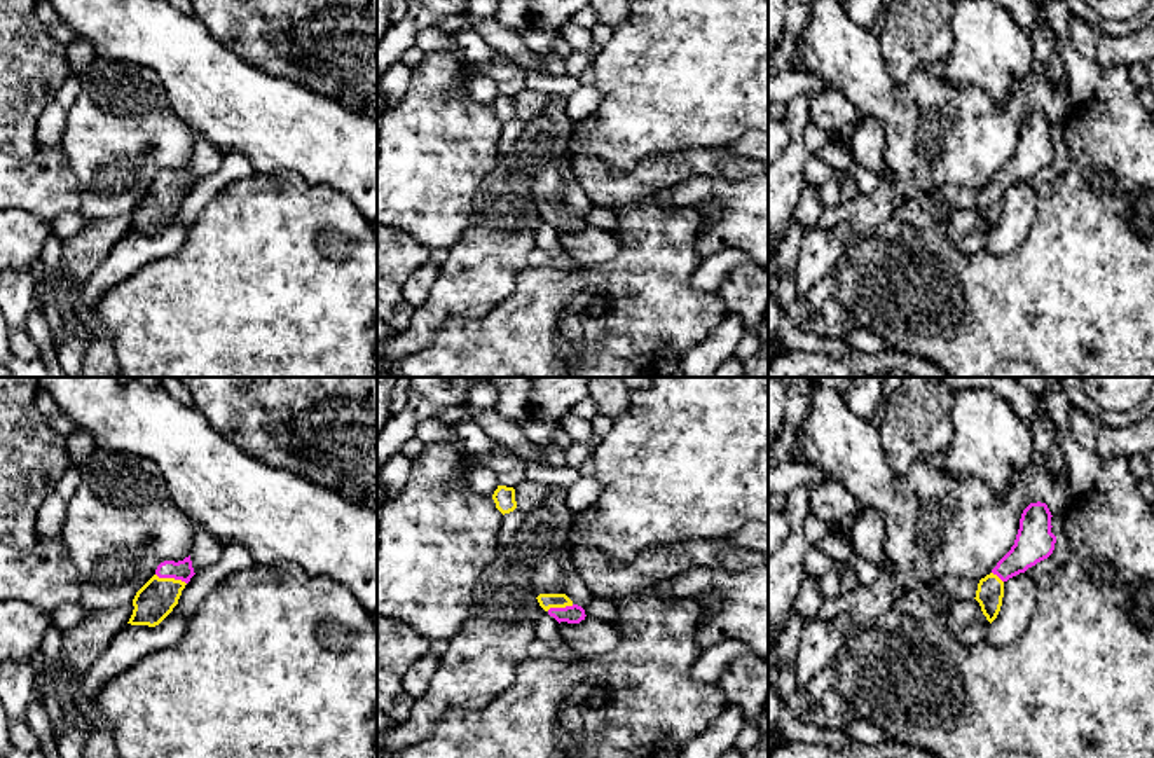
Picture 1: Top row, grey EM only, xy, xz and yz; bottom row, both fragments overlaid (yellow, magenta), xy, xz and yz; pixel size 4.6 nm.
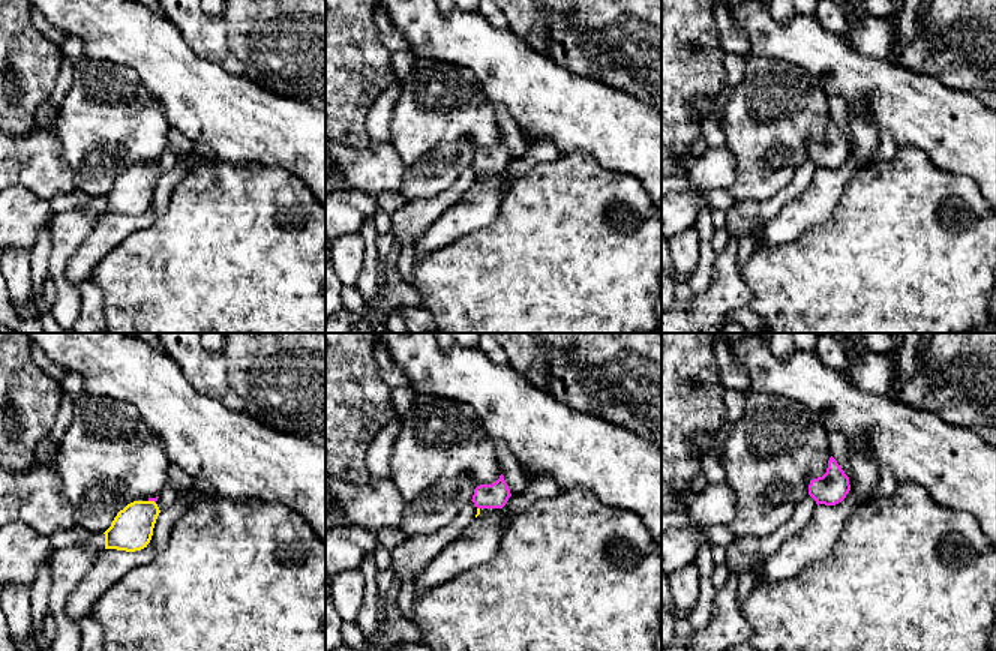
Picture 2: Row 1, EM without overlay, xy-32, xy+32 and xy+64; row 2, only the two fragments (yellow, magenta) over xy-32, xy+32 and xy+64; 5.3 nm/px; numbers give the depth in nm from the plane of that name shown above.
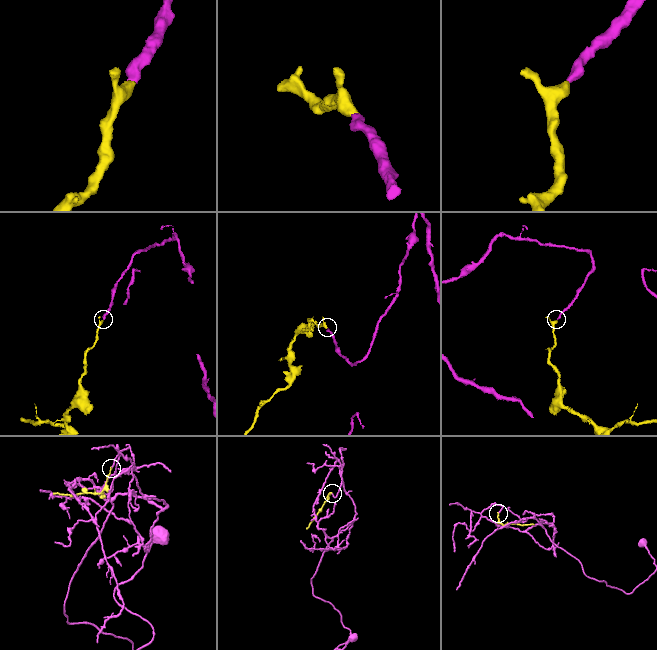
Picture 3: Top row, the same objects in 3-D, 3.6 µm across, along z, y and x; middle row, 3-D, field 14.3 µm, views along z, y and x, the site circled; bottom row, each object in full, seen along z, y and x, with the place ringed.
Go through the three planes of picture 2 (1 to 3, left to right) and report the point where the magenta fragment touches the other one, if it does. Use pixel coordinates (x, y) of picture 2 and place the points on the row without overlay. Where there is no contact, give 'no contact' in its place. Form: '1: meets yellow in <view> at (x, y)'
1: meets yellow in xy-32 at (152, 165)
2: no contact
3: no contact

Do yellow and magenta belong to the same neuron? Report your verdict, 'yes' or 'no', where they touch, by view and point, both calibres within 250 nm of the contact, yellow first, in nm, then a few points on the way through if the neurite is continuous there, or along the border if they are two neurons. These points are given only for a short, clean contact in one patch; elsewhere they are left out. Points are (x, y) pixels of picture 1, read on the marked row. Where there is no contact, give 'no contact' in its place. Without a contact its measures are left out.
yes; meets yellow in xy at (171, 578); 180 nm thick on the yellow side, 90 nm on the other; runs through xy (154, 601), (171, 578), (182, 570)

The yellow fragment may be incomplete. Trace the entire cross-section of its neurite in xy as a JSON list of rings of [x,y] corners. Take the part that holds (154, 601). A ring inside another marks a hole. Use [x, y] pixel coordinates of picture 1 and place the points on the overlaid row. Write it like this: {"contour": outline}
{"contour": [[[190,555],[178,562],[161,562],[155,575],[136,592],[127,624],[159,625],[178,604],[182,590],[194,575]]]}

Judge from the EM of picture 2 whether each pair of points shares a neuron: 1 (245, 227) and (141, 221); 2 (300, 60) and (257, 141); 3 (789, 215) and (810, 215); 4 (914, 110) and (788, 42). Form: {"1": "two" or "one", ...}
{"1": "two", "2": "two", "3": "one", "4": "one"}

